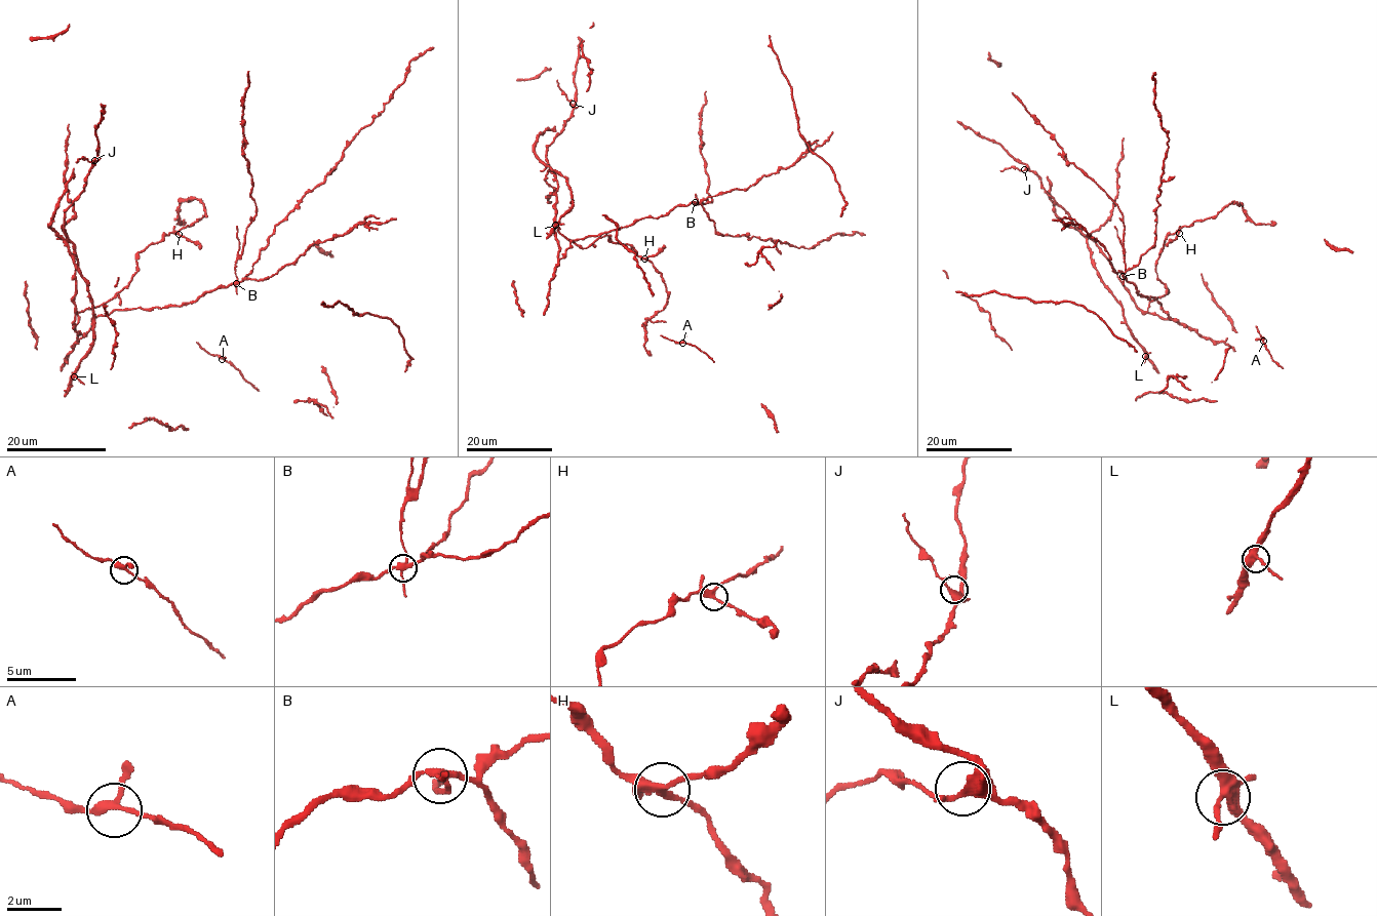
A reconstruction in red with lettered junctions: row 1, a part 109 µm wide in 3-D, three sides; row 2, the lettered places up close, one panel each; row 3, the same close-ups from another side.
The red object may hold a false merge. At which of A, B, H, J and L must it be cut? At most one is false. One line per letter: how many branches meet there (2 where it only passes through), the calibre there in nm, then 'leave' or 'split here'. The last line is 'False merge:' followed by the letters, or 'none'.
A: branches 3; calibre 240 nm; leave
B: branches 4; calibre 240 nm; split here
H: branches 4; calibre 280 nm; leave
J: branches 4; calibre 320 nm; leave
L: branches 4; calibre 360 nm; leave
False merge: B

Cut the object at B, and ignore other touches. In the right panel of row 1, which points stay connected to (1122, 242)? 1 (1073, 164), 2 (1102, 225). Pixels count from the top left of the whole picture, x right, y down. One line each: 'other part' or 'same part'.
1: same part
2: other part

